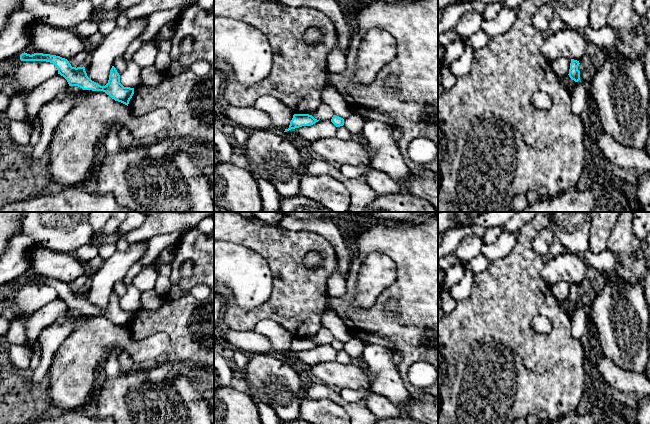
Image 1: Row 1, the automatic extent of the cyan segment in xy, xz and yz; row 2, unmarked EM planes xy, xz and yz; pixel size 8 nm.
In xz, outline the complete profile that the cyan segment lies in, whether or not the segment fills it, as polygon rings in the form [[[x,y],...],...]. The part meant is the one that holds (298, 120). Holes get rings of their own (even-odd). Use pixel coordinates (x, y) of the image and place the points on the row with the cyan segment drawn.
[[[294,114],[290,122],[289,128],[285,129],[284,132],[287,132],[291,129],[299,128],[302,126],[311,126],[318,121],[319,120],[315,119],[312,115],[309,115],[309,114]]]

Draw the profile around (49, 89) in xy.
[[[60,74],[44,81],[34,89],[25,100],[28,121],[32,125],[29,147],[32,149],[40,138],[38,123],[39,109],[69,87],[67,80]]]

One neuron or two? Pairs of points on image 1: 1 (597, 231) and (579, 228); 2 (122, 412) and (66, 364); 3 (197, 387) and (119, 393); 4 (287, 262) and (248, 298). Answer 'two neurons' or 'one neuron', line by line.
1: two neurons
2: two neurons
3: one neuron
4: two neurons

